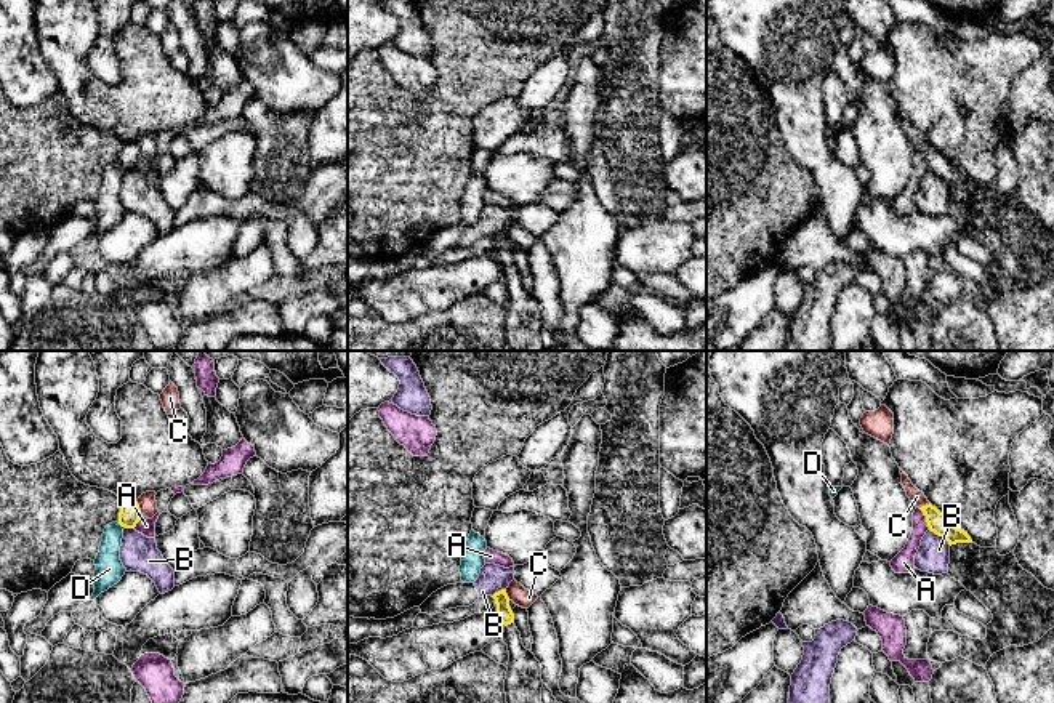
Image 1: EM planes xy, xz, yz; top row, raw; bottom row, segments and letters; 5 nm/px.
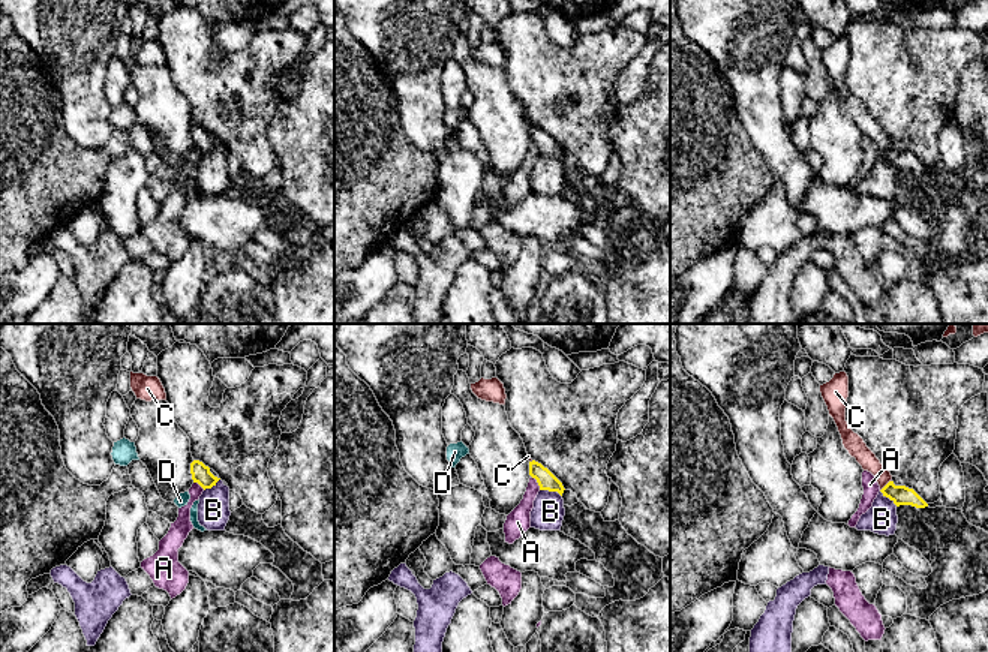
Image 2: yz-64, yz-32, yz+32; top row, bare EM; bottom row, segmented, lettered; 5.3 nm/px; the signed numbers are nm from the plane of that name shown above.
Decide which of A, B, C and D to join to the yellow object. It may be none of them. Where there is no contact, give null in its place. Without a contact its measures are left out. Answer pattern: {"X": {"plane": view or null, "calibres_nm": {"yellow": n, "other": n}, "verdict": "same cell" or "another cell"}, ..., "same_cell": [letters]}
{"A": {"plane": "yz", "calibres_nm": {"yellow": 110, "other": 110}, "verdict": "another cell"}, "B": {"plane": "yz", "calibres_nm": {"yellow": 110, "other": 160}, "verdict": "another cell"}, "C": {"plane": "xy", "calibres_nm": {"yellow": 110, "other": 90}, "verdict": "another cell"}, "D": {"plane": "xy", "calibres_nm": {"yellow": 110, "other": 140}, "verdict": "another cell"}, "same_cell": []}

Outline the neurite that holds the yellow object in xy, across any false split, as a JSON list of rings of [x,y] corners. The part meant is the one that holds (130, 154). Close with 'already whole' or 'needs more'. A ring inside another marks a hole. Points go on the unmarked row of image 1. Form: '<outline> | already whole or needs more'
[[[136,141],[122,143],[119,165],[125,170],[135,170],[139,163],[141,151]]] | already whole

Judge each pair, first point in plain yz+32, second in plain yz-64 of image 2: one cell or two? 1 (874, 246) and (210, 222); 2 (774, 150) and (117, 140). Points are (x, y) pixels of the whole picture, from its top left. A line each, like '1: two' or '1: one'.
1: two
2: two

